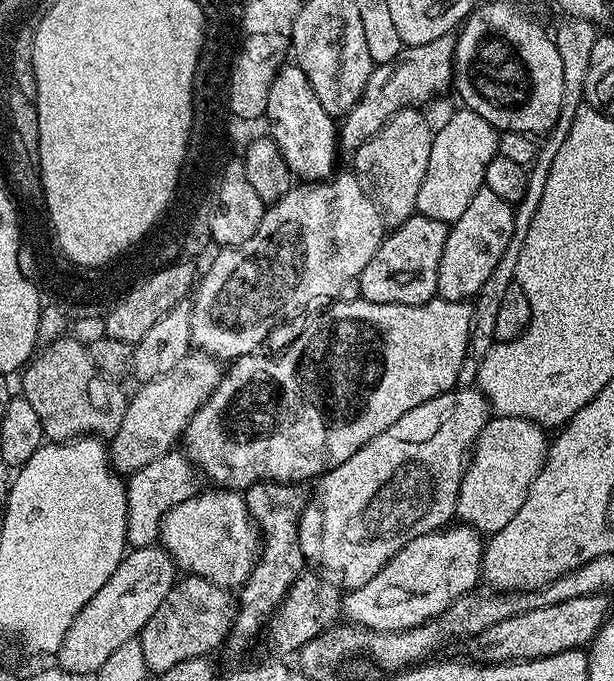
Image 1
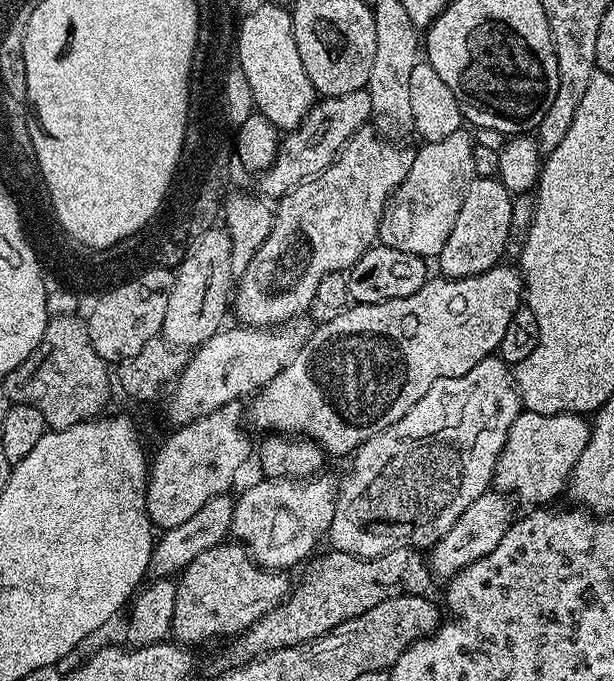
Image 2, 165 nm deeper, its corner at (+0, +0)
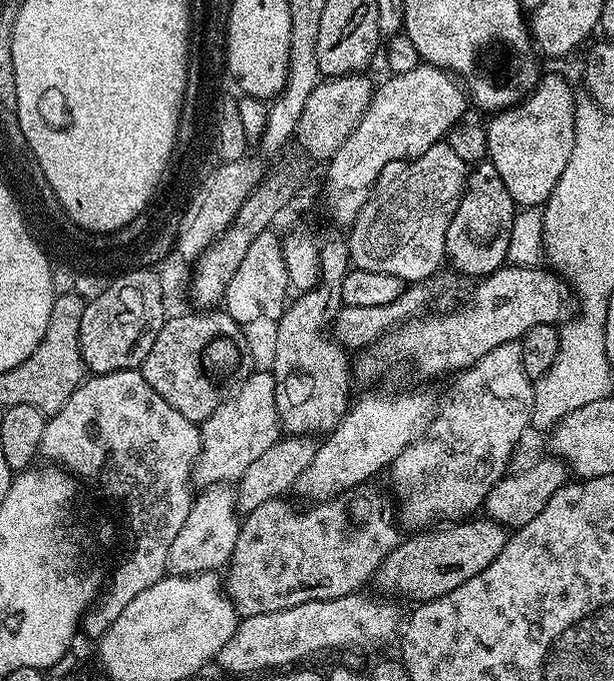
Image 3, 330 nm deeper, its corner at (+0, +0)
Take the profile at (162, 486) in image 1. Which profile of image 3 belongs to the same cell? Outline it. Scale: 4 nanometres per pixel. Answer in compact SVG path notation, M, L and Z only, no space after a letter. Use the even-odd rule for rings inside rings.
M268 370L254 372L245 375L239 381L239 383L241 382L240 389L229 400L228 397L221 399L218 410L214 410L214 414L210 414L210 418L206 418L199 425L200 456L196 459L196 471L194 473L194 480L197 485L207 486L210 484L227 484L229 482L239 481L240 476L246 474L246 469L265 450L270 450L270 446L274 446L276 440L281 439L282 429L280 419L278 418L276 383L274 382L274 378L271 371Z

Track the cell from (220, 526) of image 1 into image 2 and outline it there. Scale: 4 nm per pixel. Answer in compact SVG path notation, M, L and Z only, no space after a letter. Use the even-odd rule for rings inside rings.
M313 474L298 480L270 480L267 478L260 478L257 479L257 484L250 485L249 488L241 494L240 500L238 496L232 510L230 532L237 541L245 544L245 547L248 549L249 557L253 560L253 563L267 569L268 571L287 571L289 570L288 568L302 561L313 550L318 540L322 540L323 537L327 535L327 530L334 516L334 506L336 505L336 498L338 495L338 480L337 477L334 478L332 476L324 475L325 474Z

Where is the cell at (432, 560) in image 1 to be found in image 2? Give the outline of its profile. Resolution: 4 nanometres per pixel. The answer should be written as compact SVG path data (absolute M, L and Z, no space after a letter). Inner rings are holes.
M495 490L486 491L474 498L474 502L470 502L470 506L462 510L462 518L458 518L458 522L454 522L454 526L450 526L446 534L442 534L440 541L432 545L427 557L432 576L437 581L451 581L452 577L457 576L466 566L478 562L478 558L486 558L486 554L490 554L490 550L494 550L494 546L502 542L508 525L514 519L511 503L513 504L513 501L507 495Z

